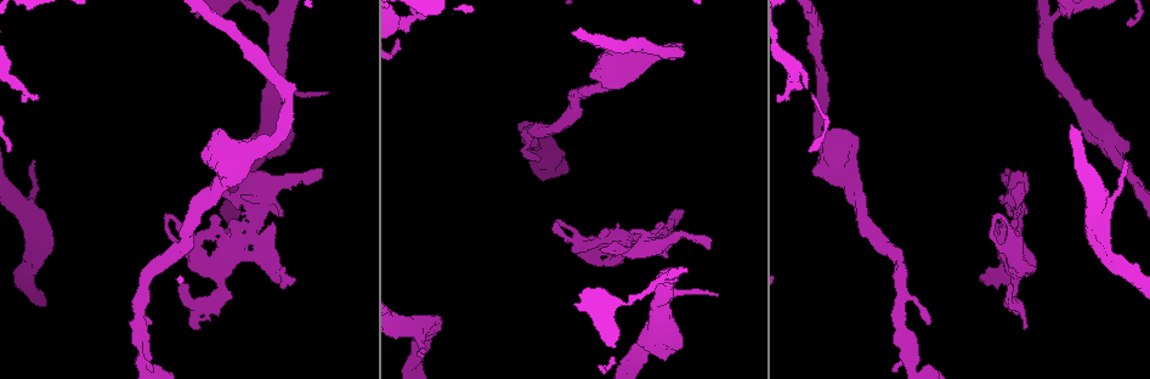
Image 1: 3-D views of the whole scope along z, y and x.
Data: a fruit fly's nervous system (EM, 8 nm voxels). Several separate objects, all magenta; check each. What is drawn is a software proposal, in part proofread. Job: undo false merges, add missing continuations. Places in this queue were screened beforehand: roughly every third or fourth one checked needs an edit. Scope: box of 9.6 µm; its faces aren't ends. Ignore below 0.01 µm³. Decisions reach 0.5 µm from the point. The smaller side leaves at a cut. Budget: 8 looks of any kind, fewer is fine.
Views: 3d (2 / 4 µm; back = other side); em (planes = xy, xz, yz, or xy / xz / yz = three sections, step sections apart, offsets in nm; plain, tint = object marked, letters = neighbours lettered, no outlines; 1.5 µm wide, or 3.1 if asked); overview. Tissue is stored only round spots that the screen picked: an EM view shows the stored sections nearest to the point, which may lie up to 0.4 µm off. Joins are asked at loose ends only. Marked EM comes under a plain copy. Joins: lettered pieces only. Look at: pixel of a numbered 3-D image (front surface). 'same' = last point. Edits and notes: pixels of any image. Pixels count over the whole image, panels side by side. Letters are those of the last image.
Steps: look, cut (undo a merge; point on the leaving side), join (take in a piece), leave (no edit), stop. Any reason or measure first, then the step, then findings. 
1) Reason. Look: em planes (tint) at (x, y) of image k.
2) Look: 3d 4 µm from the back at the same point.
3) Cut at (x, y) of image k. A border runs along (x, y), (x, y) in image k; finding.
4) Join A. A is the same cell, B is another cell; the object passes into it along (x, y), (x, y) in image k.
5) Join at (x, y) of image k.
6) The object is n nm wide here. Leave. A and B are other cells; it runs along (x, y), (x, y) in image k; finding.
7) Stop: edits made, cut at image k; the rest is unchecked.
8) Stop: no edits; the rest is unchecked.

Touches itself. Look: em xy step 8 (tint) at (165, 226) of image 1.

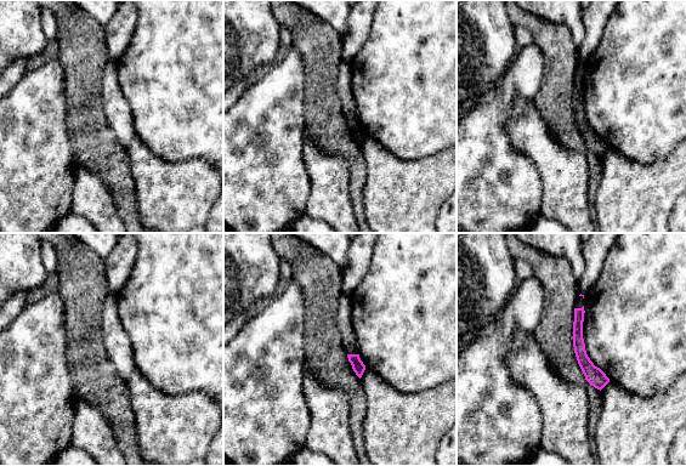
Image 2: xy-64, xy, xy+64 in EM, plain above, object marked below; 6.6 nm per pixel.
Look: em planes (letters) at the same point.

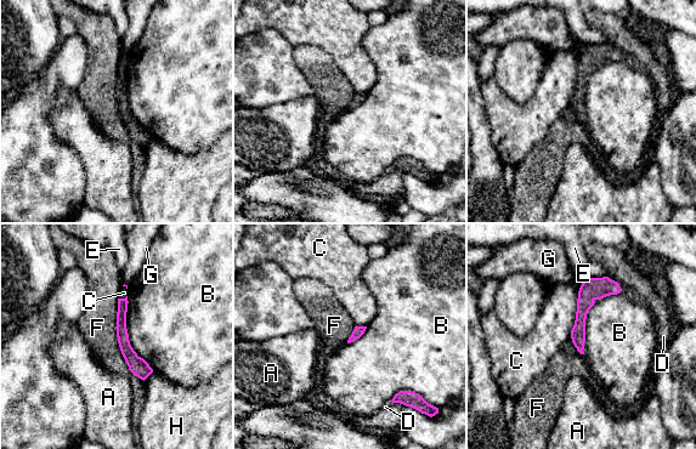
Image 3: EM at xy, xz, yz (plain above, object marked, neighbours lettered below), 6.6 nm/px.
Leave. A, B, C, D, E, F, G and H are other cells; one cell here.

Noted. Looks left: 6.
An open end. Look: em planes (tint) at (659, 227) of image 1.

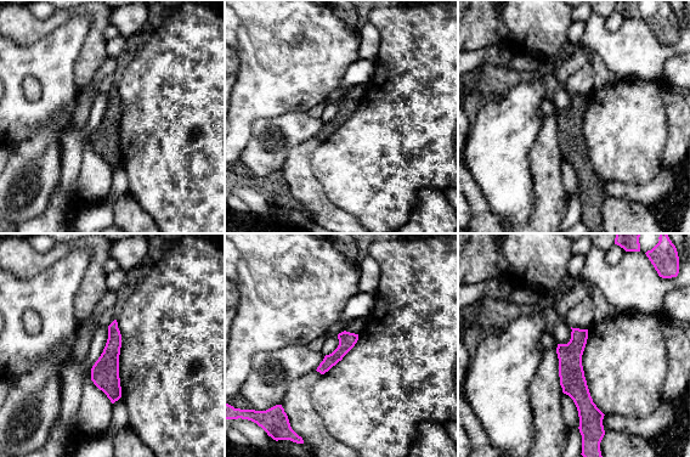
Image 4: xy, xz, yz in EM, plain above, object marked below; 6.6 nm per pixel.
What lies round it. Look: em planes (letters) at the same point.

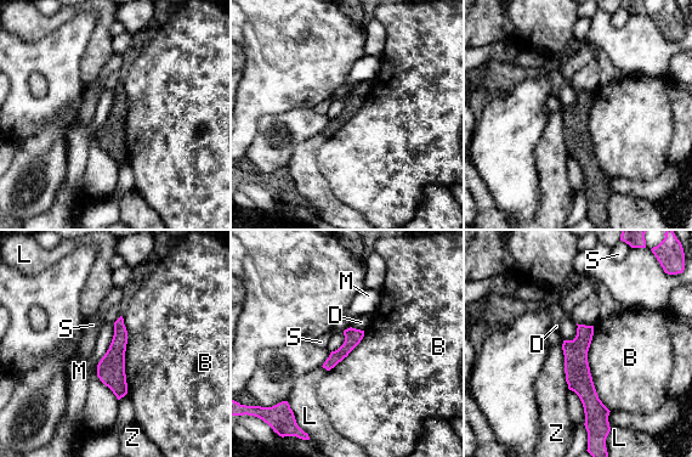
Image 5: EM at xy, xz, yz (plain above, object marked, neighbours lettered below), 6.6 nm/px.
Leave. B, D, L, M, S and Z are other cells; a border runs along (593, 326), (589, 372), (611, 411) in image 5; no lettered piece goes on from it.

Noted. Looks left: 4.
Thin end. Look: em planes (tint) at (320, 176) of image 1.

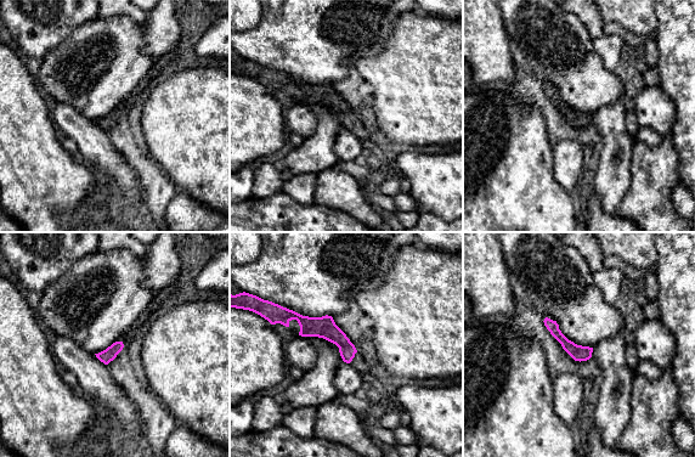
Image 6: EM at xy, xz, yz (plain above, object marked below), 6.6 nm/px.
What lies round it. Look: em planes (letters) at the same point.

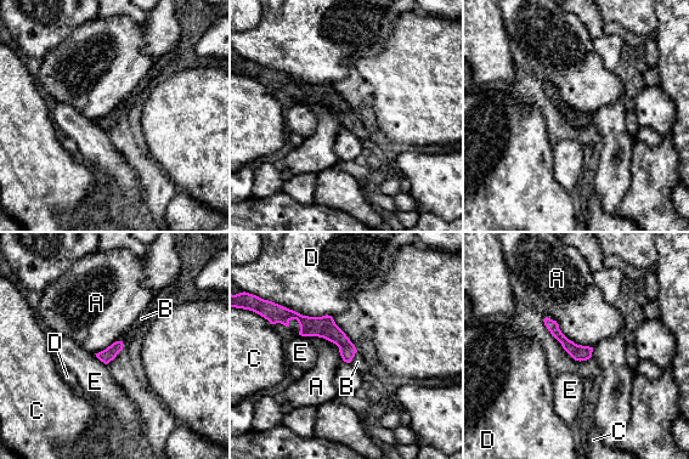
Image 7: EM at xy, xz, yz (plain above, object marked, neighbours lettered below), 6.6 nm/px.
The longest contact is with D, 380 nm. Join B. B is the same cell, A, C, D and E are other cells; the object passes into it along (327, 329), (354, 356), (357, 362) in image 7; the cell continues.

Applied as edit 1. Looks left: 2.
Stop: edits made, join at image 7; the rest is unchecked.

